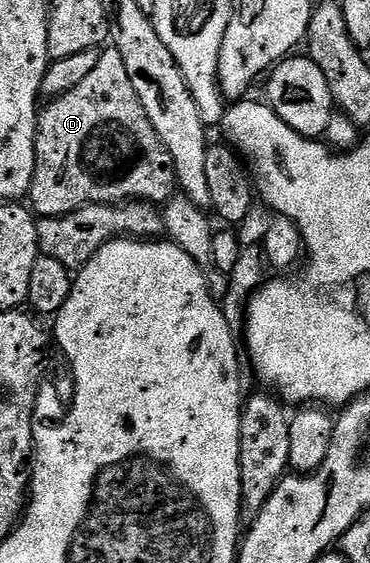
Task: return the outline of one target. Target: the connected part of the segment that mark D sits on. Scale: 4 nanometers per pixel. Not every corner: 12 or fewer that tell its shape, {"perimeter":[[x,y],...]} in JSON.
{"perimeter":[[123,56],[40,111],[34,215],[164,204],[173,158]]}

